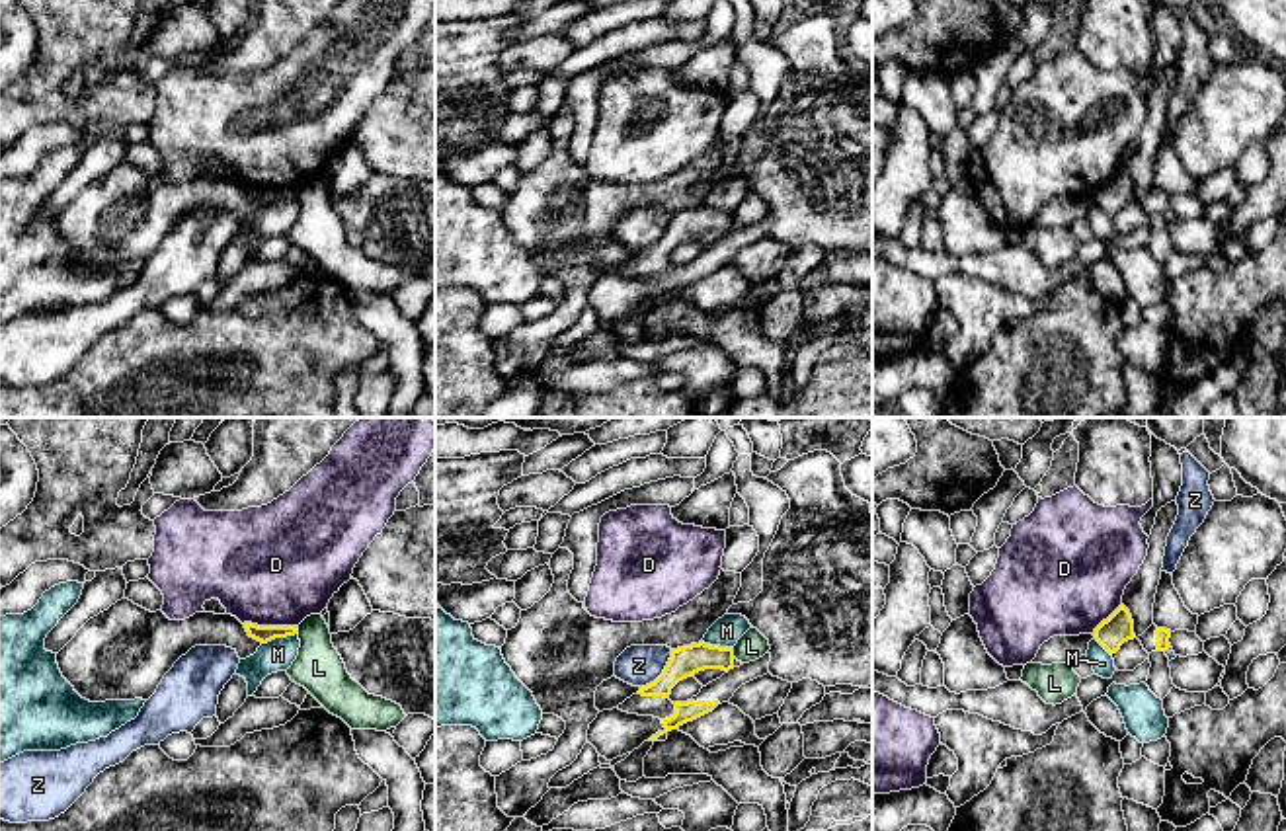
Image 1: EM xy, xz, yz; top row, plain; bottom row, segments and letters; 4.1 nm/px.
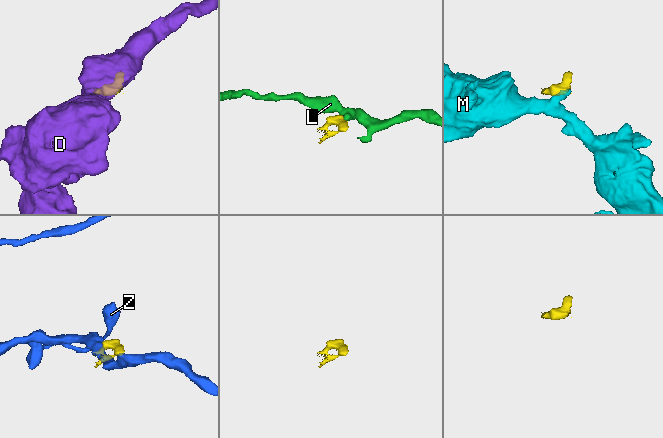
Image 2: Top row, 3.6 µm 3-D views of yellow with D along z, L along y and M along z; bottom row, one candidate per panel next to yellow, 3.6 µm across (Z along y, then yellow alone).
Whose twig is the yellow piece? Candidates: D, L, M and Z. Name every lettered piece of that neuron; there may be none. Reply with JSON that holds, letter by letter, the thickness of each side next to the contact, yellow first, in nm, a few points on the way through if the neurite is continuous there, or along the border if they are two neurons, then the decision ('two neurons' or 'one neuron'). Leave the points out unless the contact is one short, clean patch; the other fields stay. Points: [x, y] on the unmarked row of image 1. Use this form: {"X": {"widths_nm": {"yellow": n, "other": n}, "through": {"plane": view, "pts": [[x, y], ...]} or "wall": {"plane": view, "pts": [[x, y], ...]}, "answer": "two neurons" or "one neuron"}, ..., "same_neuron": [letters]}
{"D": {"widths_nm": {"yellow": 70, "other": 500}, "answer": "two neurons"}, "L": {"widths_nm": {"yellow": 120, "other": 120}, "wall": {"plane": "xz", "pts": [[730, 211], [734, 219]]}, "answer": "two neurons"}, "M": {"widths_nm": {"yellow": 70, "other": 130}, "wall": {"plane": "xy", "pts": [[297, 196], [262, 207]]}, "answer": "two neurons"}, "Z": {"widths_nm": {"yellow": 120, "other": 170}, "wall": {"plane": "xz", "pts": [[672, 213], [666, 231], [641, 250]]}, "answer": "two neurons"}, "same_neuron": []}

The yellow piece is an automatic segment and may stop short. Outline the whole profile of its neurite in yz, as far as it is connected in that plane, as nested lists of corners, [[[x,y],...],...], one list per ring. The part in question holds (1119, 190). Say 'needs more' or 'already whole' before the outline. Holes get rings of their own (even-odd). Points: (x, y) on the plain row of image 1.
already whole | [[[1120,168],[1095,191],[1093,199],[1110,218],[1116,217],[1124,205],[1136,201],[1130,174]]]

